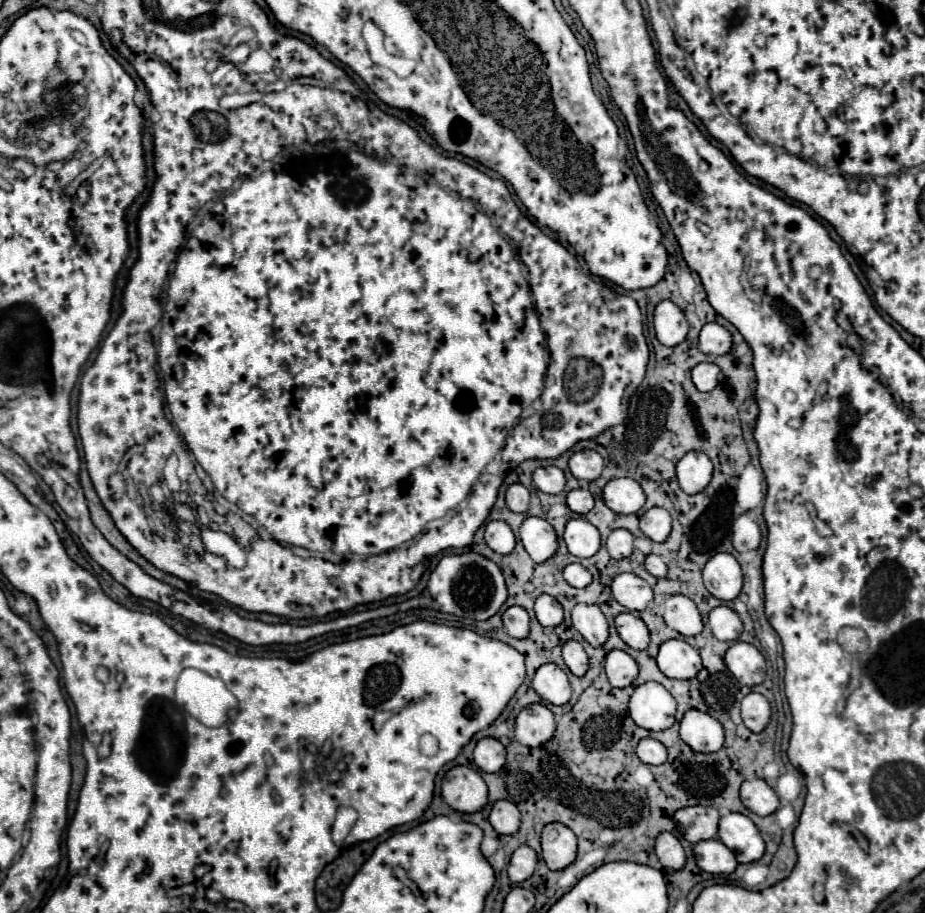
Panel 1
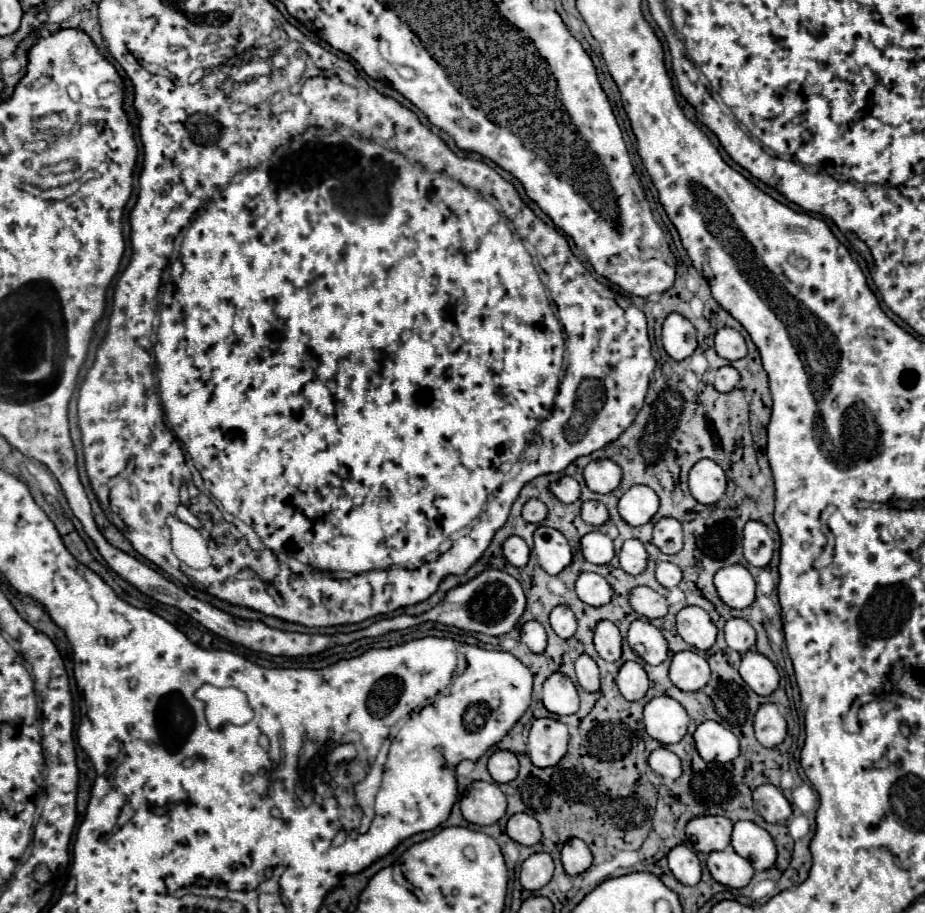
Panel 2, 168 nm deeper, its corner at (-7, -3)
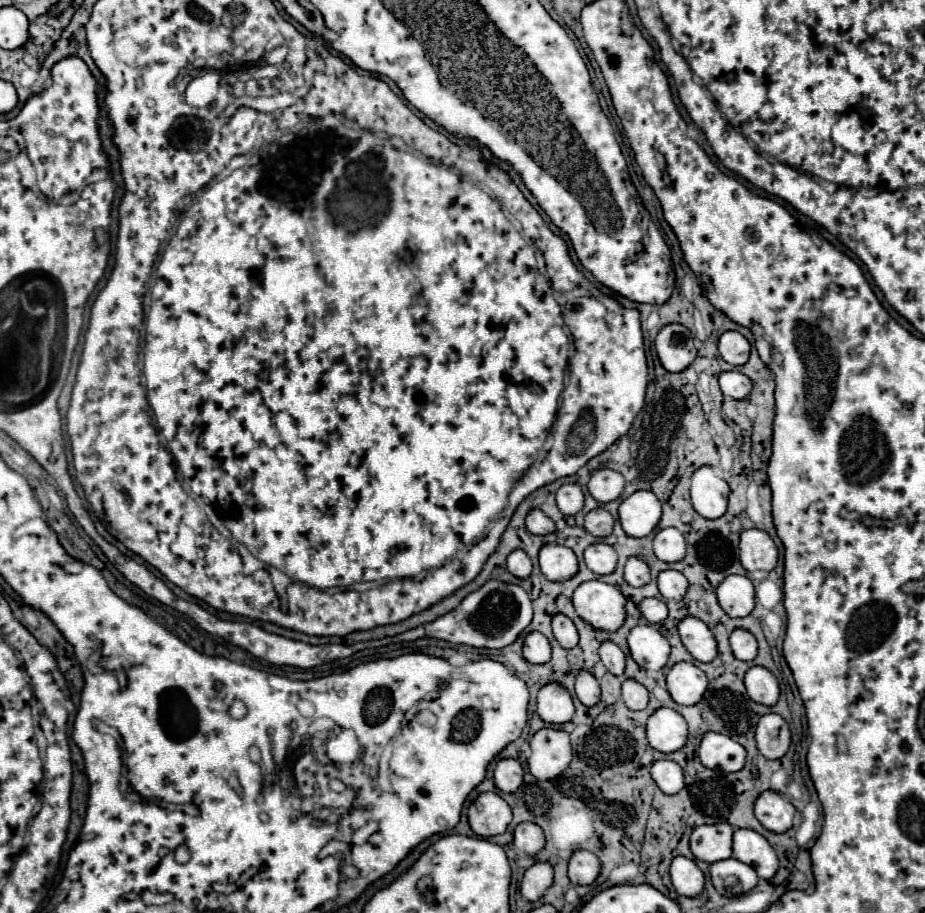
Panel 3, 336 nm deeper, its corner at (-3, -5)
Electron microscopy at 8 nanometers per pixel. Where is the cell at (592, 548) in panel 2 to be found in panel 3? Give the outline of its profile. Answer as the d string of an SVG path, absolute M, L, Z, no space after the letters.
M592 543L584 551L584 561L590 571L608 575L616 569L616 551L608 543Z

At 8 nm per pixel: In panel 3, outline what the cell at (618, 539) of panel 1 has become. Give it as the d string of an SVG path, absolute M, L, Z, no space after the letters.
M628 557L626 565L624 565L624 579L632 587L642 587L650 581L650 569L640 557Z

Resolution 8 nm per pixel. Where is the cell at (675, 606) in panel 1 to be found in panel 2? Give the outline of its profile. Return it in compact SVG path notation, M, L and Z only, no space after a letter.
M684 607L676 615L676 629L680 637L698 651L708 651L718 635L710 615L700 607Z

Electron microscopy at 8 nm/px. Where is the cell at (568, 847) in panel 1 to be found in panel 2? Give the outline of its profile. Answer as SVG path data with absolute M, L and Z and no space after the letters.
M570 839L562 849L562 865L572 877L584 873L592 865L592 853L588 845L580 839Z

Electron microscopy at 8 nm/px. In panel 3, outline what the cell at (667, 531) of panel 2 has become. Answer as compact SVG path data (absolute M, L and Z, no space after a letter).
M674 527L658 531L654 537L654 553L660 561L668 561L668 563L682 561L686 555L684 535Z

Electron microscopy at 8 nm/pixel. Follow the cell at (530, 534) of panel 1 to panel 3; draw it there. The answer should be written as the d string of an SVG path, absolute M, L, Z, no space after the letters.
M546 543L538 553L538 561L542 575L552 581L570 579L578 571L578 559L574 551L558 543Z

